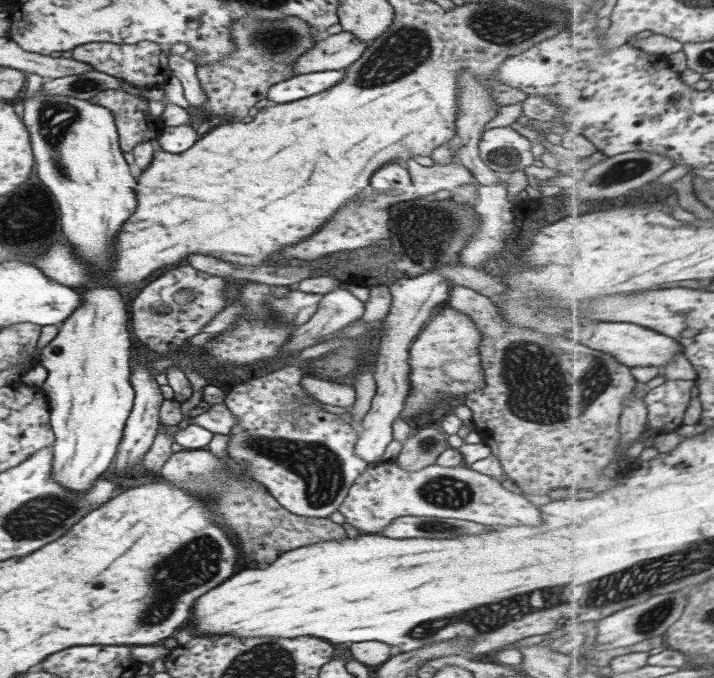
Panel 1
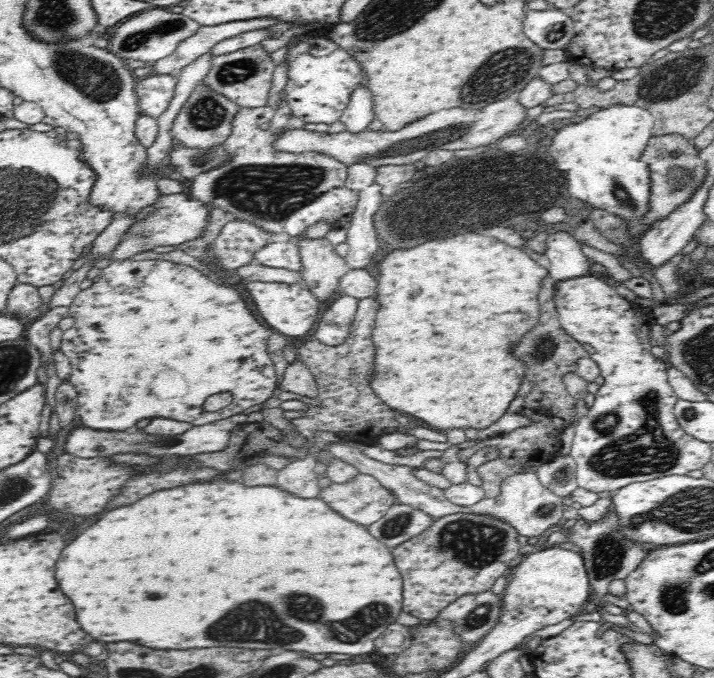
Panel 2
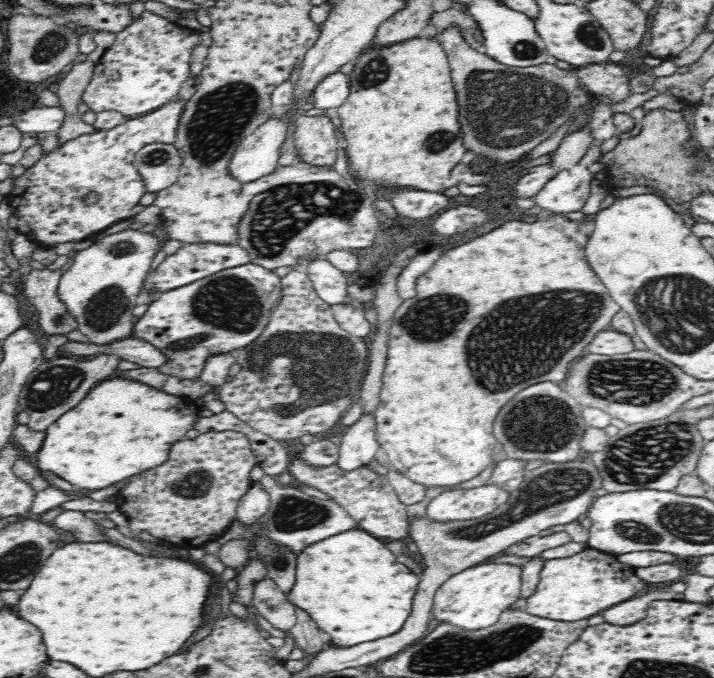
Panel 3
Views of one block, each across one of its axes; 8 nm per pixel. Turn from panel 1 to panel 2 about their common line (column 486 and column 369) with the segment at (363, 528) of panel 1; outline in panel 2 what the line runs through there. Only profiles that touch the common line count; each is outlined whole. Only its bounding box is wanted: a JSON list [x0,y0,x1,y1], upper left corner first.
[319,473,396,526]

